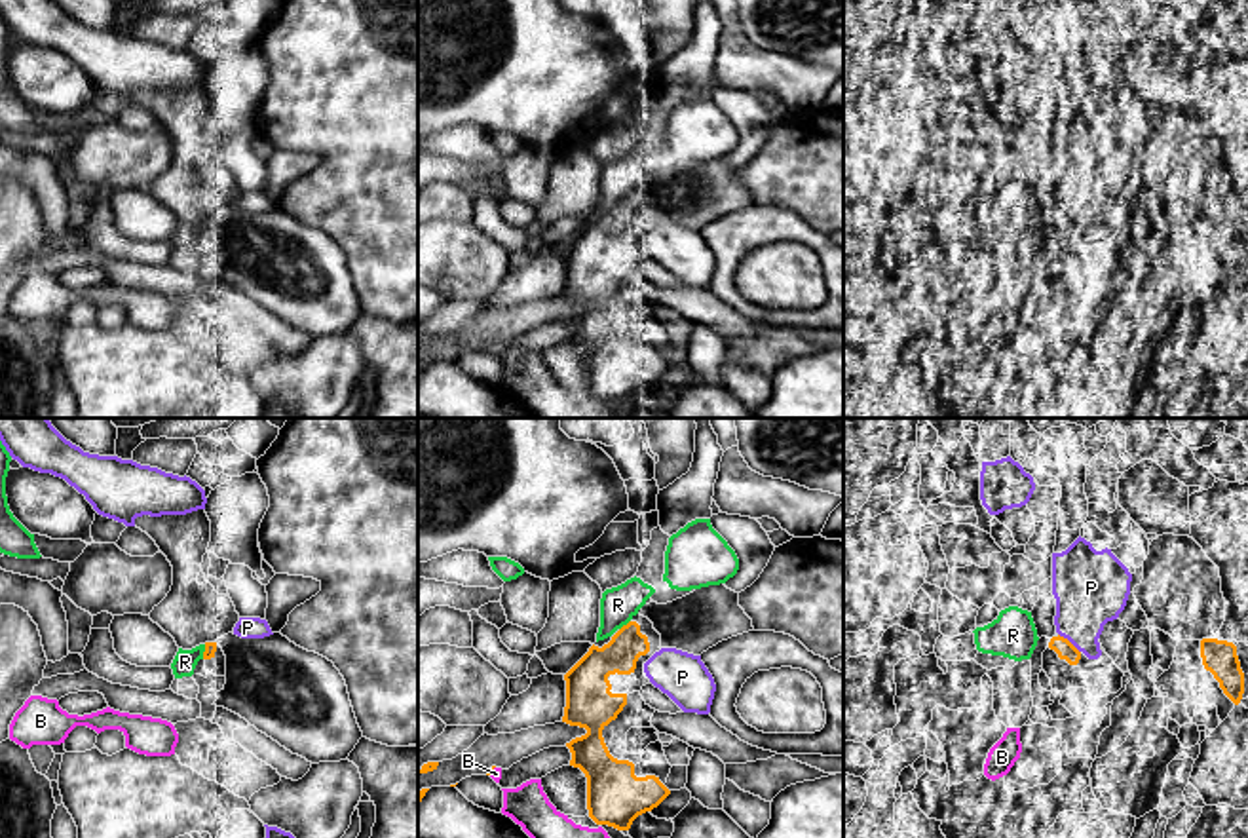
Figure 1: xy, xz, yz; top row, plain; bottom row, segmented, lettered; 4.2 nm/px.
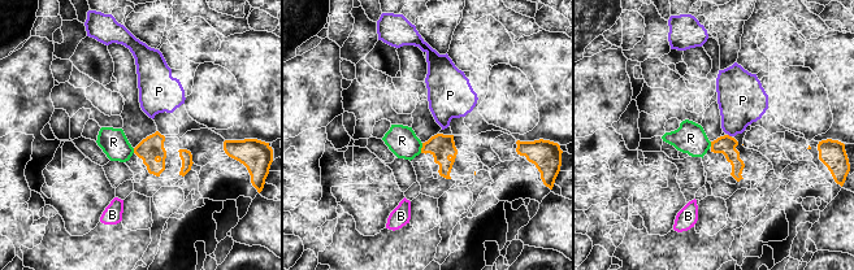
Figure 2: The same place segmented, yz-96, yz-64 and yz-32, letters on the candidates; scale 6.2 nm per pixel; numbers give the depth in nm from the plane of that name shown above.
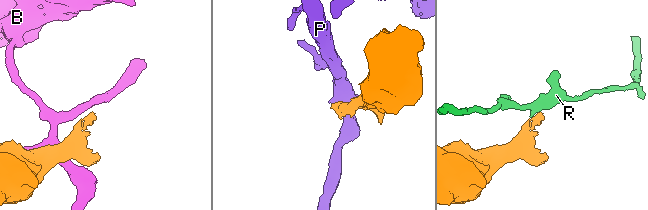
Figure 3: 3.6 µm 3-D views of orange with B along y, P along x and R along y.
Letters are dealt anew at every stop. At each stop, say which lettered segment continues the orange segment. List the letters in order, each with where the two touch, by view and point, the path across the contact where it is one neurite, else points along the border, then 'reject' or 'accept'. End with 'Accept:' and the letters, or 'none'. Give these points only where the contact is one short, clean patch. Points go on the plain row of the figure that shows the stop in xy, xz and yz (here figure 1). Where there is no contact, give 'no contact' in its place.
B: meets orange in xz at (492, 342); border along xz (494, 341), (489, 348); reject
P: meets orange in yz at (1070, 217); reject
R: meets orange in xz at (624, 200); reject
Accept: none

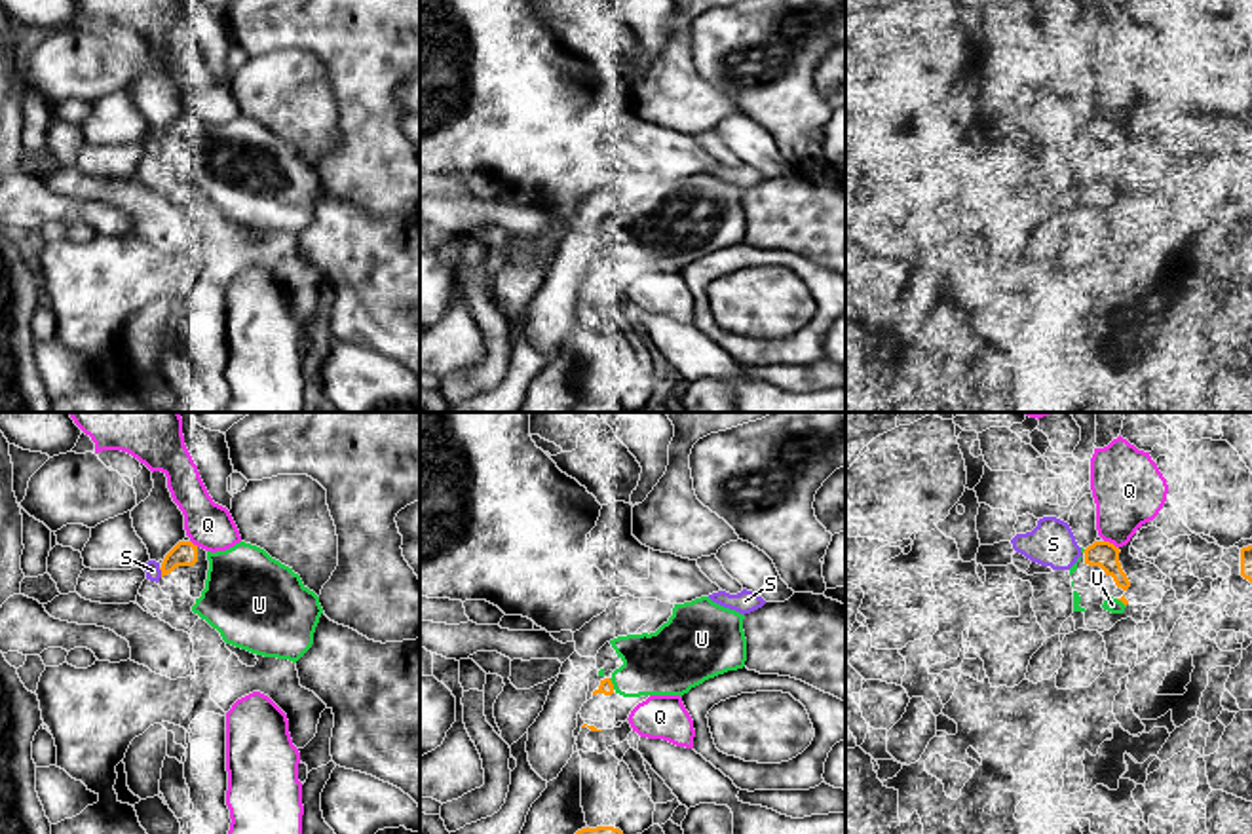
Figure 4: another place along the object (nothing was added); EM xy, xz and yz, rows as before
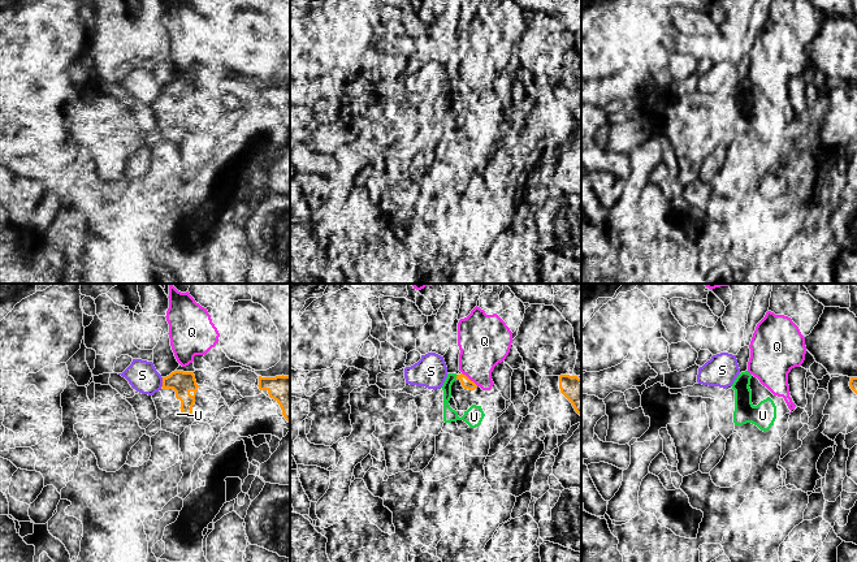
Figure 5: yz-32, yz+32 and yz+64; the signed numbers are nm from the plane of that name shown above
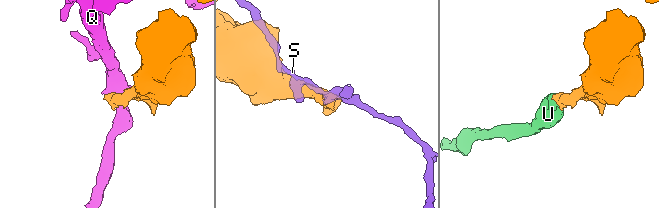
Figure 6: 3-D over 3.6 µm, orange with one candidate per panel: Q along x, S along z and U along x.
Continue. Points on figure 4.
Q: meets orange in yz at (1112, 118); reject
S: meets orange in xy at (162, 147); reject
U: meets orange in xz at (612, 259); accept
Accept: U

